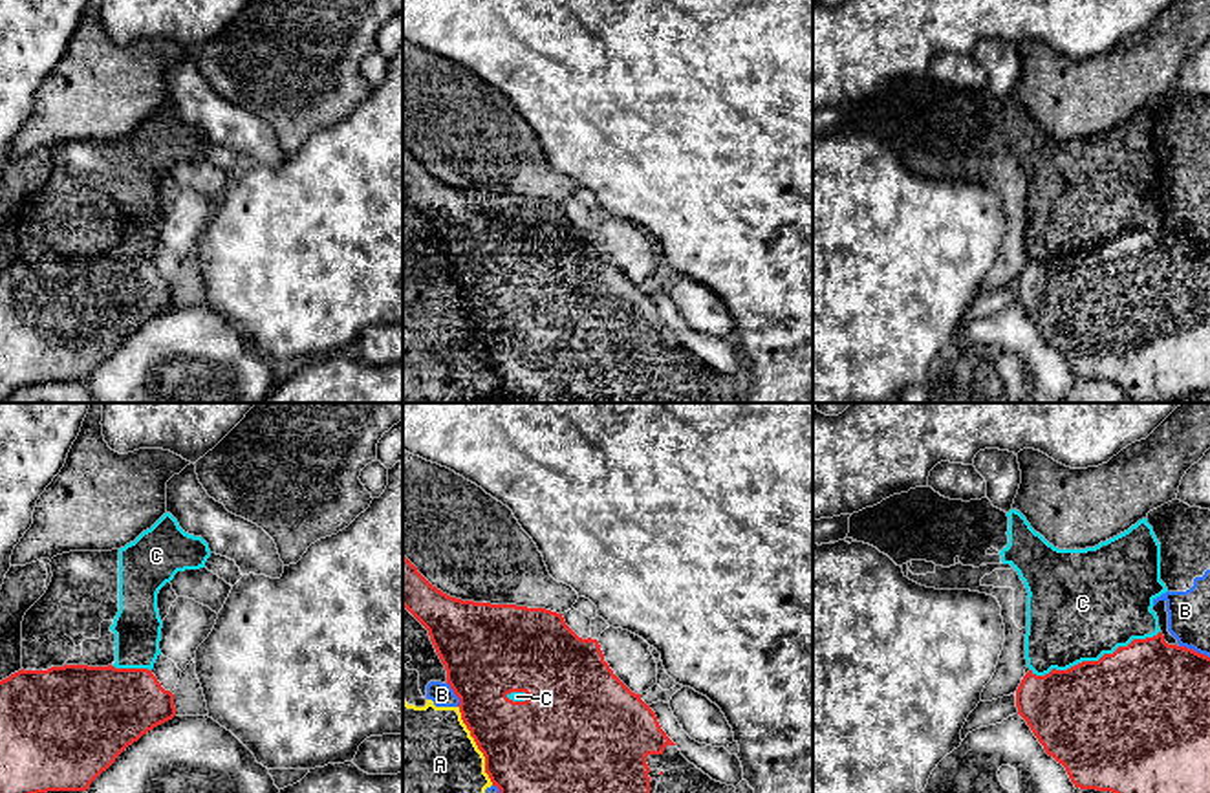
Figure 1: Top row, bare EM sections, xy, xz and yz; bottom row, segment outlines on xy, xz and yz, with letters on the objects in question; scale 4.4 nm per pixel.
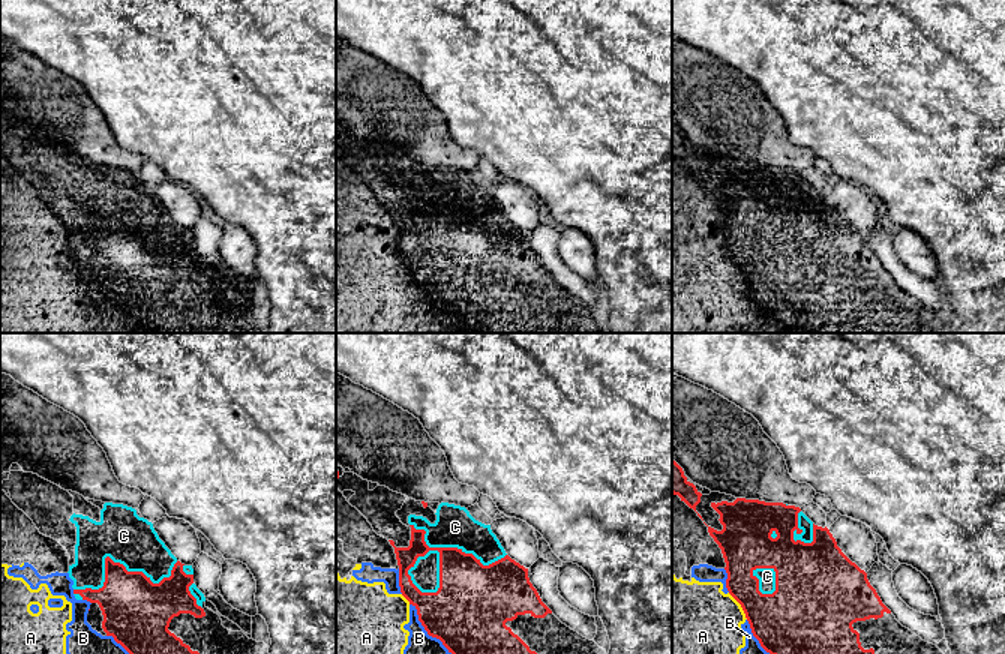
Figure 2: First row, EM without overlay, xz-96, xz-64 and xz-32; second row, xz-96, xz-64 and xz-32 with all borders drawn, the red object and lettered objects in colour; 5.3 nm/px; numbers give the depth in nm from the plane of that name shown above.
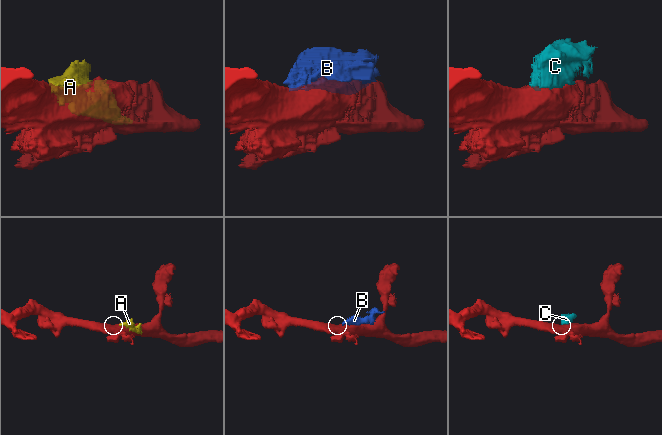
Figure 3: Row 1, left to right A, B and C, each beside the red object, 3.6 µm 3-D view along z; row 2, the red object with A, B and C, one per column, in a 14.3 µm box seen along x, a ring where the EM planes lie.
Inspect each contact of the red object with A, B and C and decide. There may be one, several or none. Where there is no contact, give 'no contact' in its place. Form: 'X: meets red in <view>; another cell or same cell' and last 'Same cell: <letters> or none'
A: meets red in xz; another cell
B: meets red in yz; another cell
C: meets red in yz; another cell
Same cell: none

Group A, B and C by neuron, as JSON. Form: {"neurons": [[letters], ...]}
{"neurons": [["A", "B"], ["C"]]}

